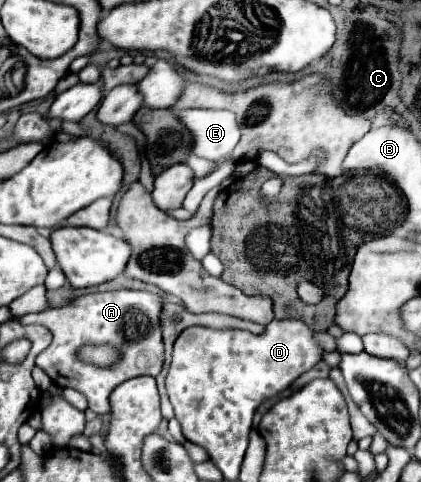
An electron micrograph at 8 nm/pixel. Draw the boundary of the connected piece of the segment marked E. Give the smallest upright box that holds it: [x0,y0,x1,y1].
[180,110,240,160]

